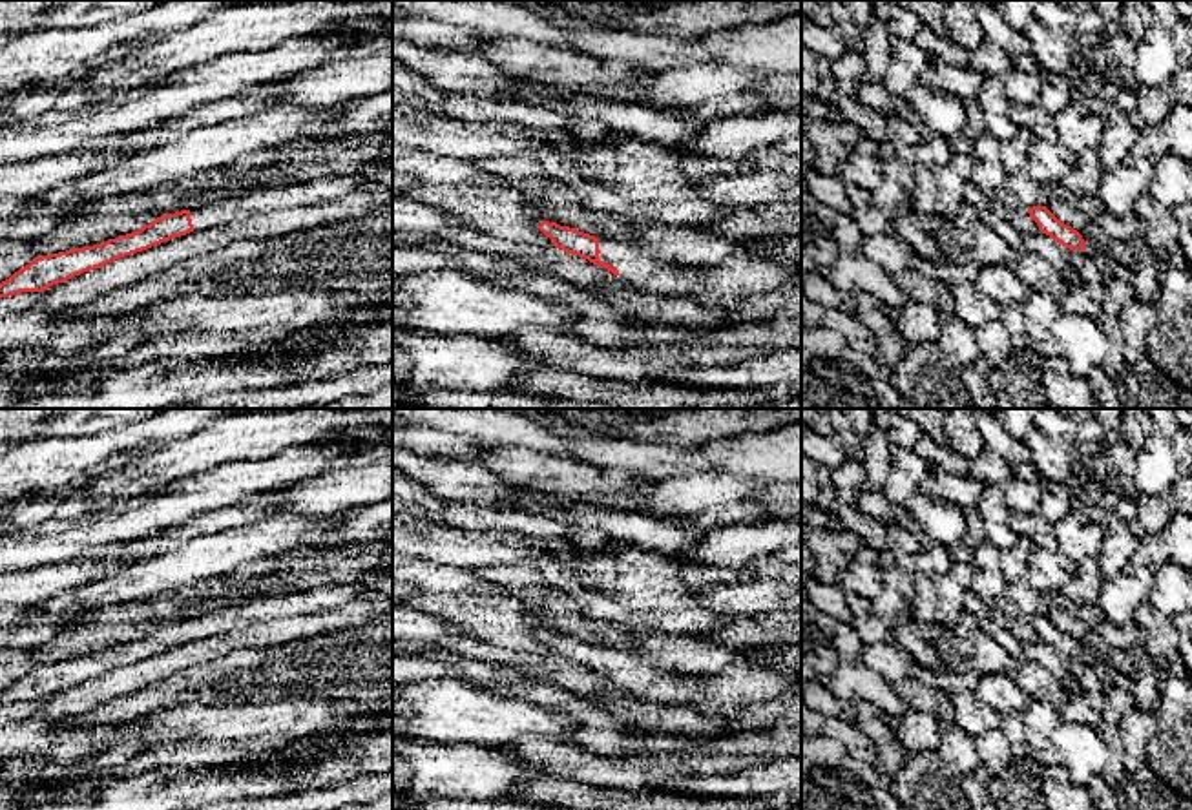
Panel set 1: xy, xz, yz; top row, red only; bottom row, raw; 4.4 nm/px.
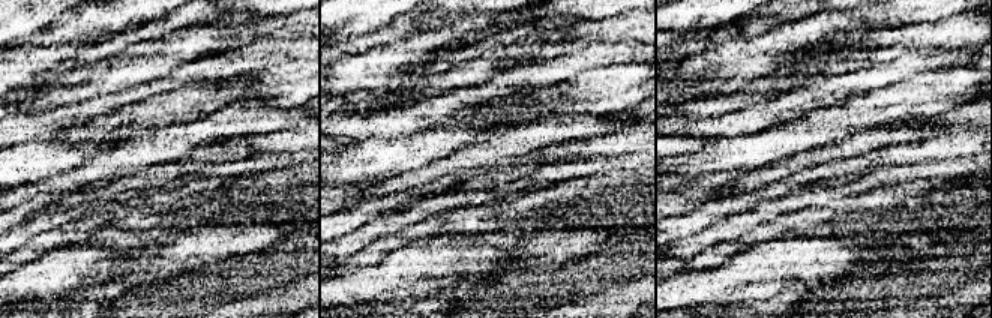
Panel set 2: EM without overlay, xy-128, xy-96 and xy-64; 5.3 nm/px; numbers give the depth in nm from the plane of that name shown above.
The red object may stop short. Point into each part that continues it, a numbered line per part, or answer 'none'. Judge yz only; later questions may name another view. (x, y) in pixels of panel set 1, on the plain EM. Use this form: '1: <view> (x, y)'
none

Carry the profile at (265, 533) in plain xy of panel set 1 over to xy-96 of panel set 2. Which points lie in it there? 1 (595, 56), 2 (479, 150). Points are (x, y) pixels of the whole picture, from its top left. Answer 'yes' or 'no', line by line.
1: no
2: no

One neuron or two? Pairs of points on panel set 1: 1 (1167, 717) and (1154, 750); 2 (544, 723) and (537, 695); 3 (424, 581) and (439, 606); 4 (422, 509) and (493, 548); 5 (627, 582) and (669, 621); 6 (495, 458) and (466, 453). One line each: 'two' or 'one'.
1: one
2: two
3: two
4: two
5: two
6: two

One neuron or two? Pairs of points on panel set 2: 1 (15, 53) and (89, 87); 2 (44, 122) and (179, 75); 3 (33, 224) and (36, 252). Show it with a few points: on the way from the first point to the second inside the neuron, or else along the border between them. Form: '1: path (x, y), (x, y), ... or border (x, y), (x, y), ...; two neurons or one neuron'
1: border (74, 75), (36, 90); two neurons
2: path (77, 114), (146, 92); one neuron
3: border (68, 222), (35, 234), (15, 249); two neurons

